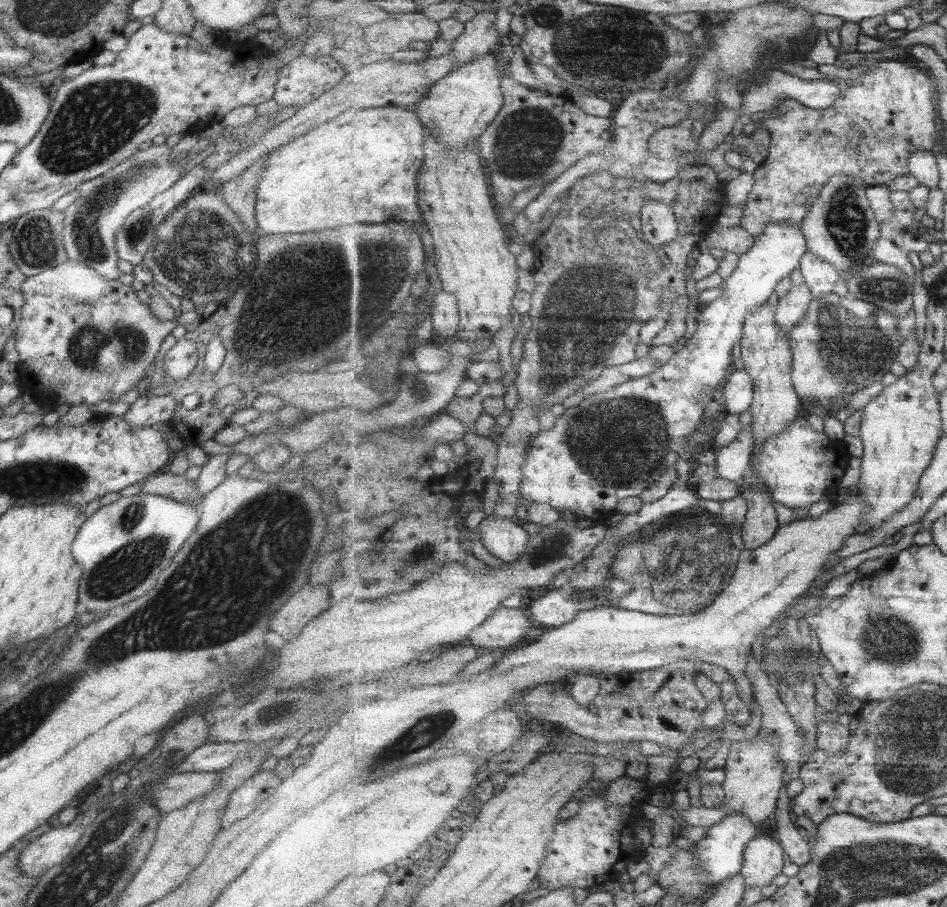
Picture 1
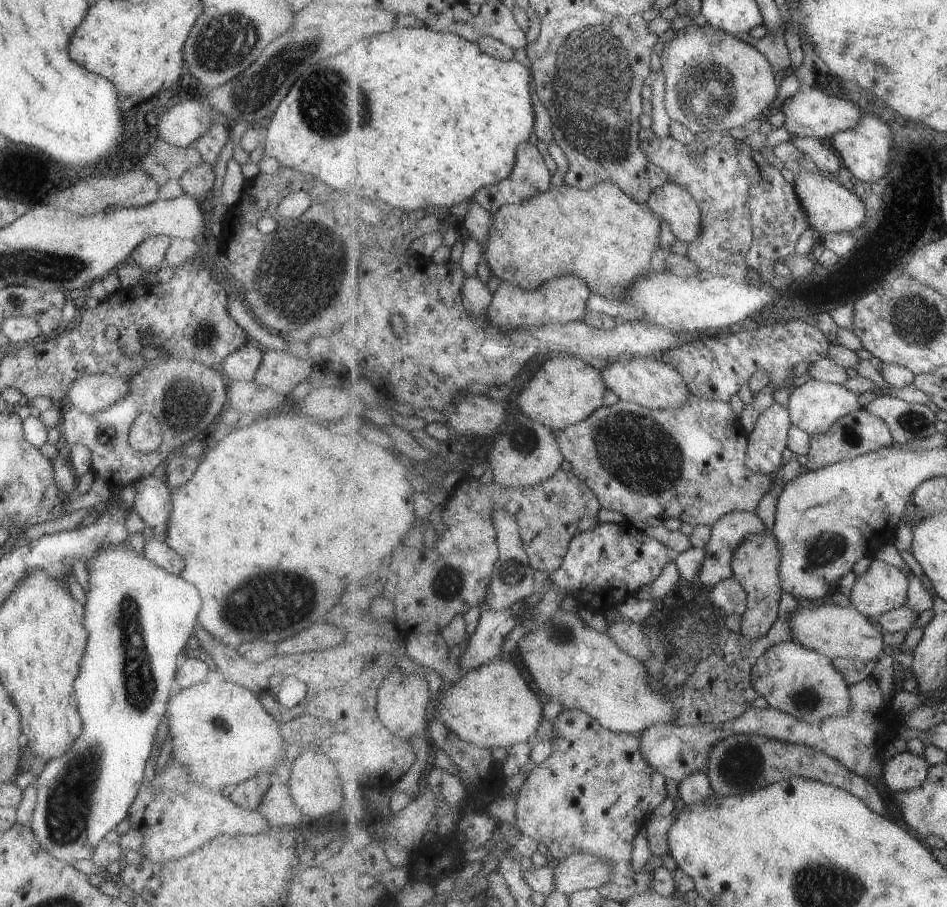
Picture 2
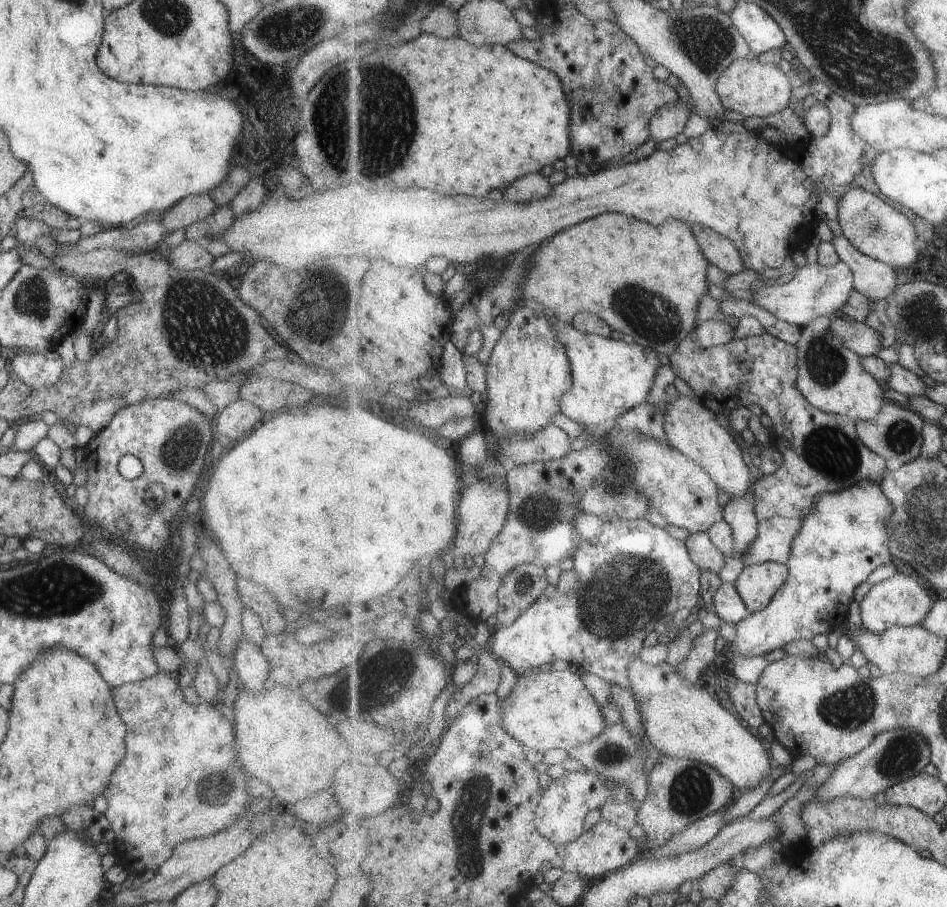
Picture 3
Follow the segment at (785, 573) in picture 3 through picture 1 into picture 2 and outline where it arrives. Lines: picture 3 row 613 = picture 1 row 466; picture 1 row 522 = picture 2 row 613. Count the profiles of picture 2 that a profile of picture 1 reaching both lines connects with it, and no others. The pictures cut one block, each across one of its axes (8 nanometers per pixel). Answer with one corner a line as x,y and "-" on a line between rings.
774,532
752,535
742,543
733,560
735,577
746,587
749,594
749,607
742,616
742,633
752,640
758,640
769,634
780,616
780,600
782,600
783,550
781,542

